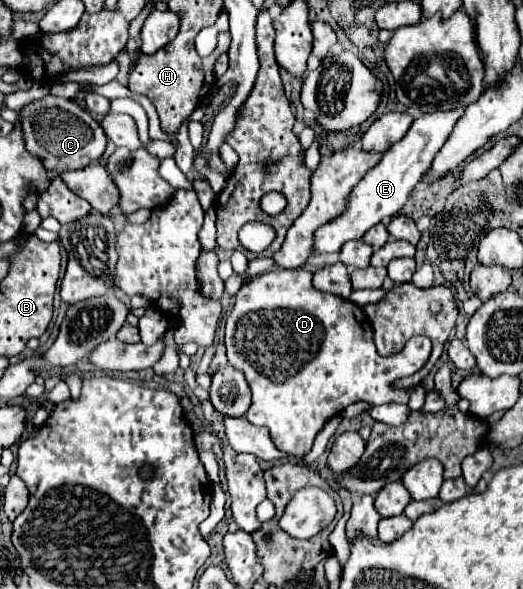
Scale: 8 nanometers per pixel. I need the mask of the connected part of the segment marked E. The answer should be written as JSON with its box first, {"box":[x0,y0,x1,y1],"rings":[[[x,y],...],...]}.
{"box":[313,109,463,255],"rings":[[[461,109],[457,111],[435,111],[425,113],[415,119],[407,135],[395,143],[383,159],[377,163],[375,169],[367,171],[367,175],[355,185],[355,191],[351,191],[347,199],[347,211],[339,215],[339,219],[333,219],[331,223],[319,227],[315,231],[315,251],[313,255],[321,253],[339,253],[341,247],[351,239],[361,239],[371,227],[381,223],[387,217],[397,215],[403,205],[409,201],[415,185],[421,181],[421,177],[427,173],[427,167],[431,167],[437,151],[443,147],[445,139],[449,137],[453,125],[463,115]]]}

